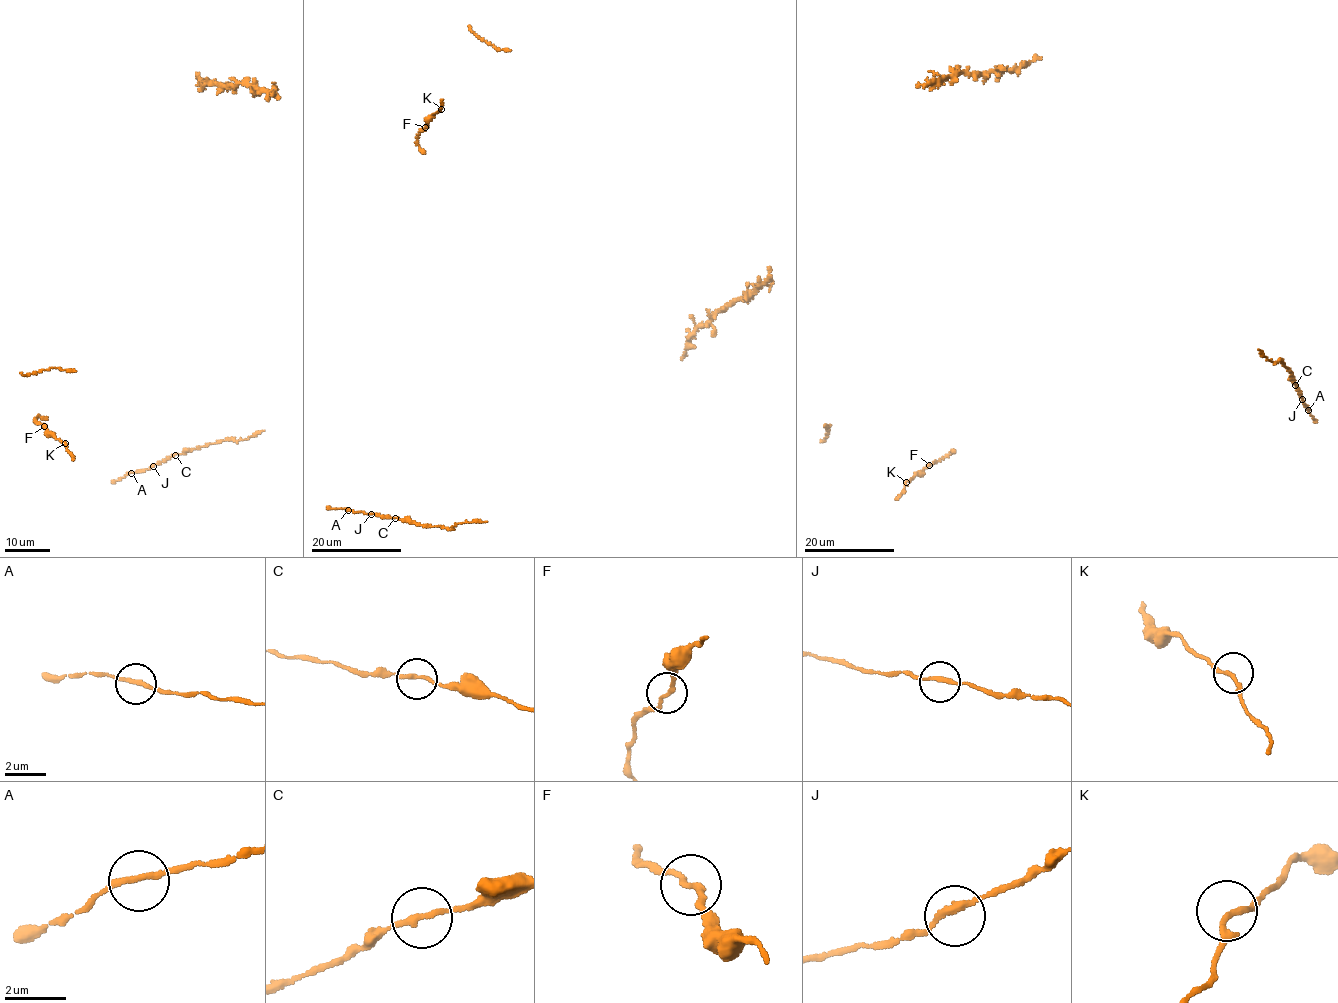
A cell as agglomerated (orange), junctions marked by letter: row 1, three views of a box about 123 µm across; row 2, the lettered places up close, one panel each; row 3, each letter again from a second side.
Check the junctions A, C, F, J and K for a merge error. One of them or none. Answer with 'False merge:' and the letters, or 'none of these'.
False merge: none of these

